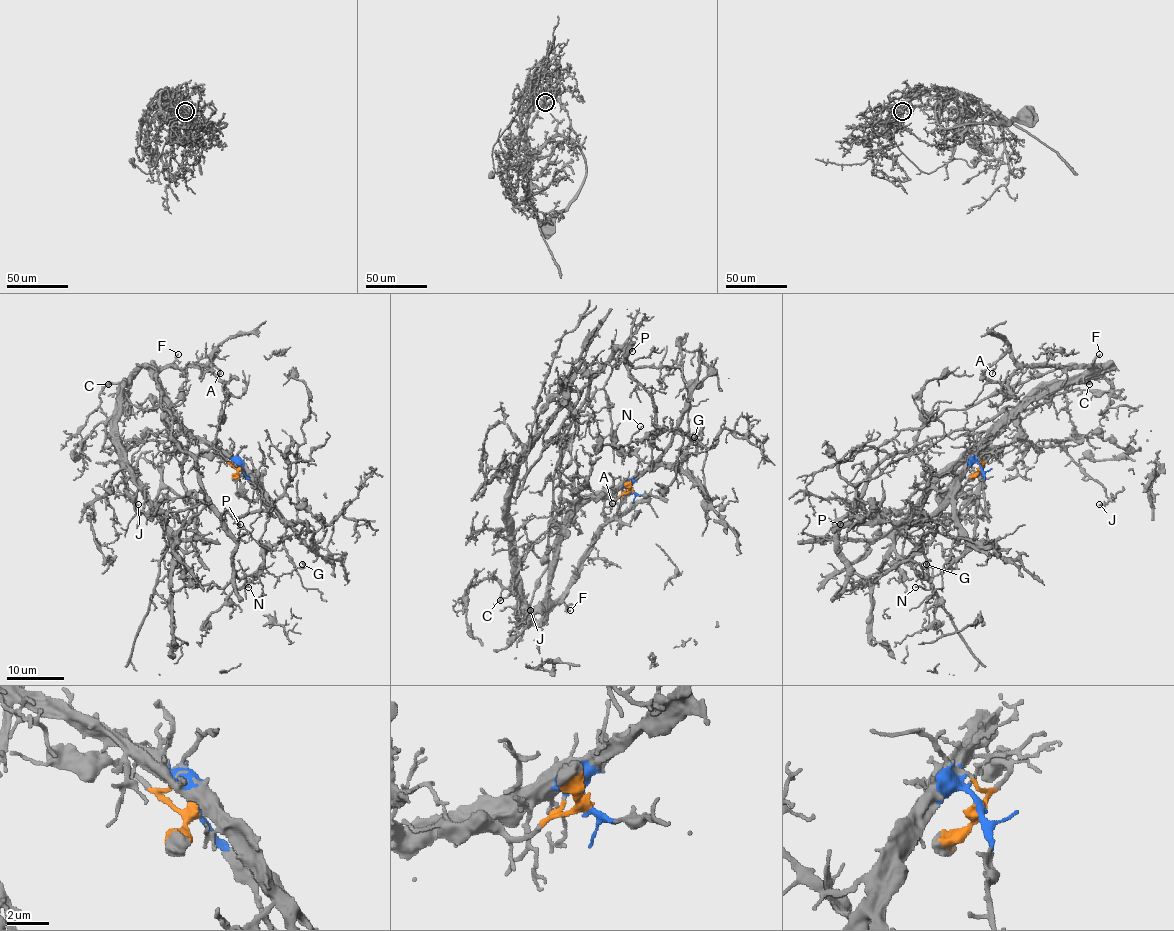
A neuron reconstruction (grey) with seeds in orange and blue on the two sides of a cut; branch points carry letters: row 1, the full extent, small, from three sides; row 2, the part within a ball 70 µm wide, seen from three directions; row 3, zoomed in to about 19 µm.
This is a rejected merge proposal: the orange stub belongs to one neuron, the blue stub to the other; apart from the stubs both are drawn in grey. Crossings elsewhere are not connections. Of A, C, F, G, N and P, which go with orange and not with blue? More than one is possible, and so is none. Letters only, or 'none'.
G, N, P

